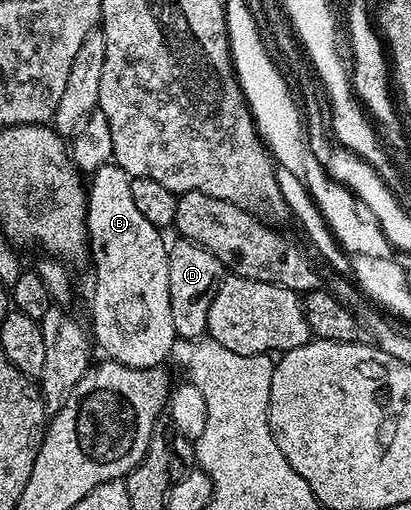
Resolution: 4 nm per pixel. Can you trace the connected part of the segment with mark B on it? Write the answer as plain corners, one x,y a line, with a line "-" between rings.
108,163
100,167
92,173
91,181
89,181
87,189
87,208
86,208
86,227
88,237
88,248
90,258
93,258
96,266
94,270
94,294
92,296
92,338
95,345
98,345
106,352
104,353
109,359
116,361
118,364
132,366
133,368
155,368
163,365
170,355
171,346
175,343
177,336
175,334
175,326
172,321
171,296
168,290
168,258
169,247
167,241
164,242
165,236
161,229
156,228
152,222
148,220
137,209
136,202
133,201
131,182
133,177
130,177
124,169
116,163

